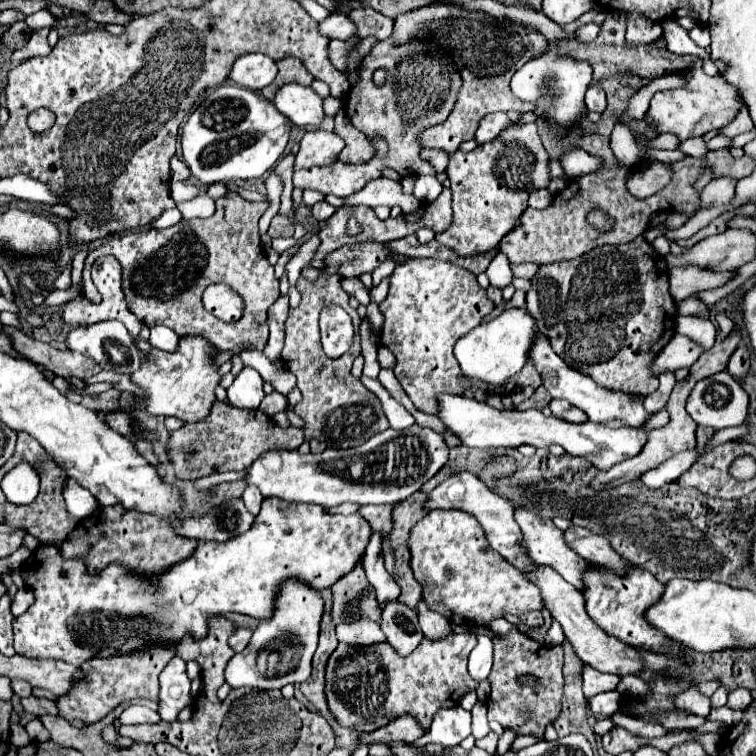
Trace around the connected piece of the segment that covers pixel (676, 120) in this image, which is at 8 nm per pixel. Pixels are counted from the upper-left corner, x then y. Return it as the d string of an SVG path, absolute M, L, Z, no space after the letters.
M696 68L696 70L690 70L690 80L686 82L686 86L654 94L648 114L656 120L656 124L652 126L658 132L672 132L680 140L686 140L692 136L704 136L712 130L724 128L728 122L736 118L736 114L744 106L746 102L740 98L740 90L728 84L726 78L722 76L712 78L702 68Z

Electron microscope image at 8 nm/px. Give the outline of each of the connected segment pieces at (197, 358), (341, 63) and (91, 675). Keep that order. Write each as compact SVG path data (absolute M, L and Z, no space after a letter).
M184 336L178 342L178 348L174 352L166 352L160 348L150 348L148 354L144 356L140 368L132 374L132 380L140 384L148 396L136 398L134 406L128 410L118 410L112 414L106 414L106 422L110 428L120 432L122 436L130 440L138 440L138 436L132 430L132 412L138 408L148 414L162 414L162 416L174 416L180 418L182 422L200 422L204 420L214 402L216 402L216 386L220 384L220 374L218 374L218 364L214 358L218 356L218 350L204 340L204 336Z
M356 36L356 39L351 38L348 41L341 41L333 39L330 42L330 60L332 64L338 70L344 72L347 68L347 55L352 49L352 46L357 43L359 37Z
M152 648L144 652L134 652L128 656L114 658L92 658L84 662L84 680L80 680L70 694L62 696L56 704L60 708L60 716L66 720L84 720L88 724L98 722L102 716L112 712L118 704L132 698L150 698L158 700L158 676L164 666L172 660L174 652L166 648Z

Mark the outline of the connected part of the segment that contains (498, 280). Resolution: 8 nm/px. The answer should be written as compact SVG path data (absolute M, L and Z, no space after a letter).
M496 254L496 258L490 262L488 270L486 270L490 284L498 286L498 288L506 288L512 282L512 270L510 270L510 262L506 258L506 254Z

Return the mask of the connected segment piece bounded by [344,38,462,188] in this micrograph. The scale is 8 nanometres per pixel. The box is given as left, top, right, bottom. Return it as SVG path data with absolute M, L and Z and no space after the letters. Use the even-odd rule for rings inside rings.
M394 38L378 42L370 54L364 58L360 70L360 82L350 88L344 98L346 112L352 124L364 132L368 138L384 138L388 142L388 152L384 158L374 158L370 162L358 164L358 184L364 188L370 180L380 178L384 168L394 168L402 177L410 175L436 175L436 170L420 158L420 130L444 122L452 106L456 104L462 86L462 76L456 64L448 64L440 48L428 48L428 40L412 40L408 44L394 44ZM378 68L388 70L388 78L382 86L372 82L372 72Z

